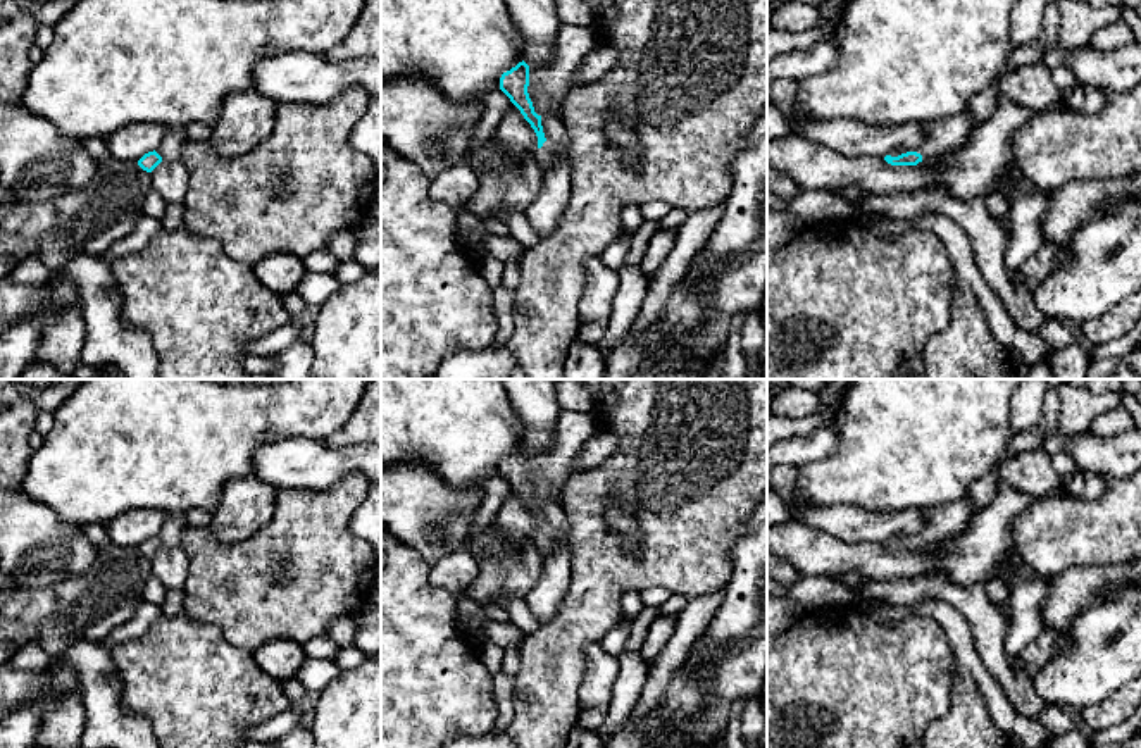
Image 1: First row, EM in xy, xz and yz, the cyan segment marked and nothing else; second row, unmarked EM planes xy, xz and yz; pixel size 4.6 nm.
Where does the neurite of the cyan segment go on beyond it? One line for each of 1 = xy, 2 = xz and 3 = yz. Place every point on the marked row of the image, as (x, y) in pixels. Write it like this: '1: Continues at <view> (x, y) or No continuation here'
1: Continues at xy (169, 149)
2: Continues at xz (557, 140)
3: Continues at yz (950, 133)

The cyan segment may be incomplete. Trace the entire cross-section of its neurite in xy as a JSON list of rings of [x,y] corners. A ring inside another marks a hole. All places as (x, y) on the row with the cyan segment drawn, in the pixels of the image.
[[[184,126],[167,128],[162,143],[153,152],[145,153],[138,160],[138,165],[143,171],[152,172],[160,162],[179,160],[186,141],[188,136]]]

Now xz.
[[[522,60],[500,78],[500,90],[521,110],[538,136],[534,159],[545,174],[555,165],[558,157],[567,157],[569,134],[558,115],[538,115],[527,93],[529,65]]]

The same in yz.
[[[967,112],[931,122],[924,141],[915,148],[896,148],[884,160],[891,165],[917,165],[922,160],[934,160],[945,152],[963,145],[972,133],[972,119]]]

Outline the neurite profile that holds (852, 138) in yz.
[[[805,119],[795,131],[801,138],[827,146],[848,159],[886,157],[889,152],[919,146],[929,133],[931,124],[865,124],[860,121]]]

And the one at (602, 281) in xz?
[[[600,255],[584,264],[584,291],[577,303],[581,324],[608,321],[619,290],[619,271],[608,267]]]

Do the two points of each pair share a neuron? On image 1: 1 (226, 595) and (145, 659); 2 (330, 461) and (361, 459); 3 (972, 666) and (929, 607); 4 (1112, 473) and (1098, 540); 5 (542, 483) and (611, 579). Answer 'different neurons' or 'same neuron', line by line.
1: different neurons
2: same neuron
3: same neuron
4: different neurons
5: different neurons

